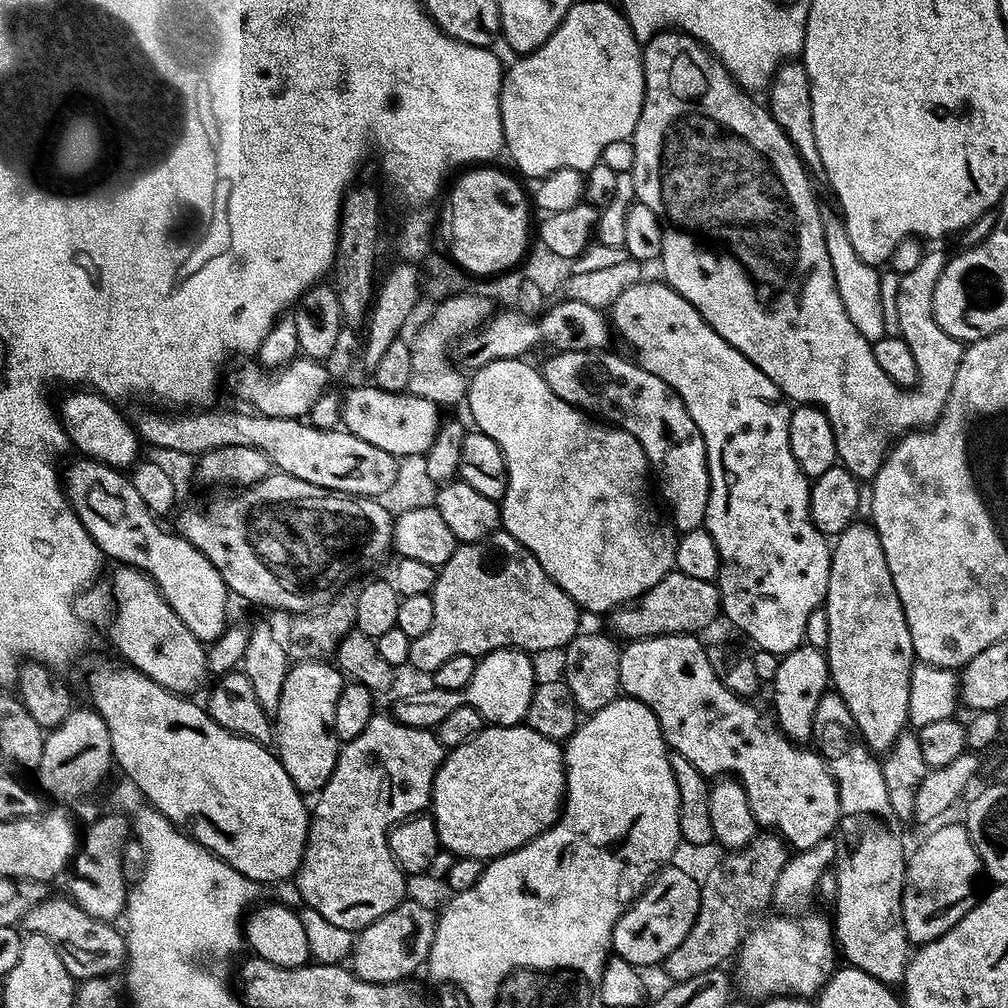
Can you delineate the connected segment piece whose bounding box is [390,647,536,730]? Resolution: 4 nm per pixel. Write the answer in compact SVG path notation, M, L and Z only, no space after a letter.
M500 648L498 651L489 652L477 661L474 675L463 691L443 690L442 687L435 685L430 690L415 693L415 695L409 695L405 698L395 699L393 701L393 708L390 708L391 713L403 725L414 726L416 729L434 730L456 708L467 705L479 712L483 721L491 725L508 727L519 724L527 717L530 698L533 696L533 690L536 685L534 666L531 660L533 659L529 653L516 648Z

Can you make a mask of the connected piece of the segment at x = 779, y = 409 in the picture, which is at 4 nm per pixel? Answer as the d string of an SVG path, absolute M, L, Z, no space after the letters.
M645 279L643 282L630 286L629 289L622 291L616 301L610 307L610 328L618 337L621 336L630 347L636 351L634 355L635 363L646 369L650 374L662 378L682 398L690 418L694 418L694 426L704 439L706 446L706 458L708 459L708 485L710 494L706 502L706 518L702 527L714 538L714 546L718 546L718 558L720 559L720 569L714 581L720 590L720 610L723 619L728 619L734 627L740 632L745 632L750 639L756 643L755 647L761 652L769 652L775 656L781 657L786 655L790 650L800 647L805 643L804 635L806 634L806 622L814 610L818 610L828 599L828 583L830 582L830 566L832 565L832 550L830 547L829 537L822 533L814 526L810 518L810 480L805 476L804 471L798 466L794 454L790 450L790 418L792 417L789 405L782 399L780 388L754 366L754 362L747 360L730 342L723 340L710 325L704 321L702 314L682 298L672 287L659 279Z

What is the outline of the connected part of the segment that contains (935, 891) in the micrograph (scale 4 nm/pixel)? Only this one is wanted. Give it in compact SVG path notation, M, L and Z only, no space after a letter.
M941 823L941 828L933 827L928 837L916 848L916 853L907 857L908 869L904 875L904 897L902 898L902 918L906 926L906 934L913 945L919 946L946 934L954 922L958 922L972 909L978 899L976 879L981 879L982 869L980 859L974 846L968 840L968 829L963 823Z

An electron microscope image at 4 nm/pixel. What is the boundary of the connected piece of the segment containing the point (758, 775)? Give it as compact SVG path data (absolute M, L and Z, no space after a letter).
M681 634L678 636L655 636L649 640L634 640L625 643L620 649L620 687L625 697L642 702L651 710L658 718L660 729L664 735L664 742L669 749L678 754L682 754L682 758L686 758L686 762L690 762L701 772L702 775L709 778L732 777L740 781L746 790L746 798L750 802L750 810L755 818L757 825L761 829L771 830L773 833L784 837L785 841L793 849L796 848L812 848L815 844L820 844L828 835L837 831L840 823L840 799L838 798L838 786L836 780L830 774L830 770L826 766L826 762L820 756L819 752L808 746L797 746L793 741L789 740L783 732L780 731L775 719L767 711L763 712L760 708L752 705L751 699L734 694L728 689L723 682L720 681L717 669L714 667L714 661L708 657L708 648L700 645L695 635Z

